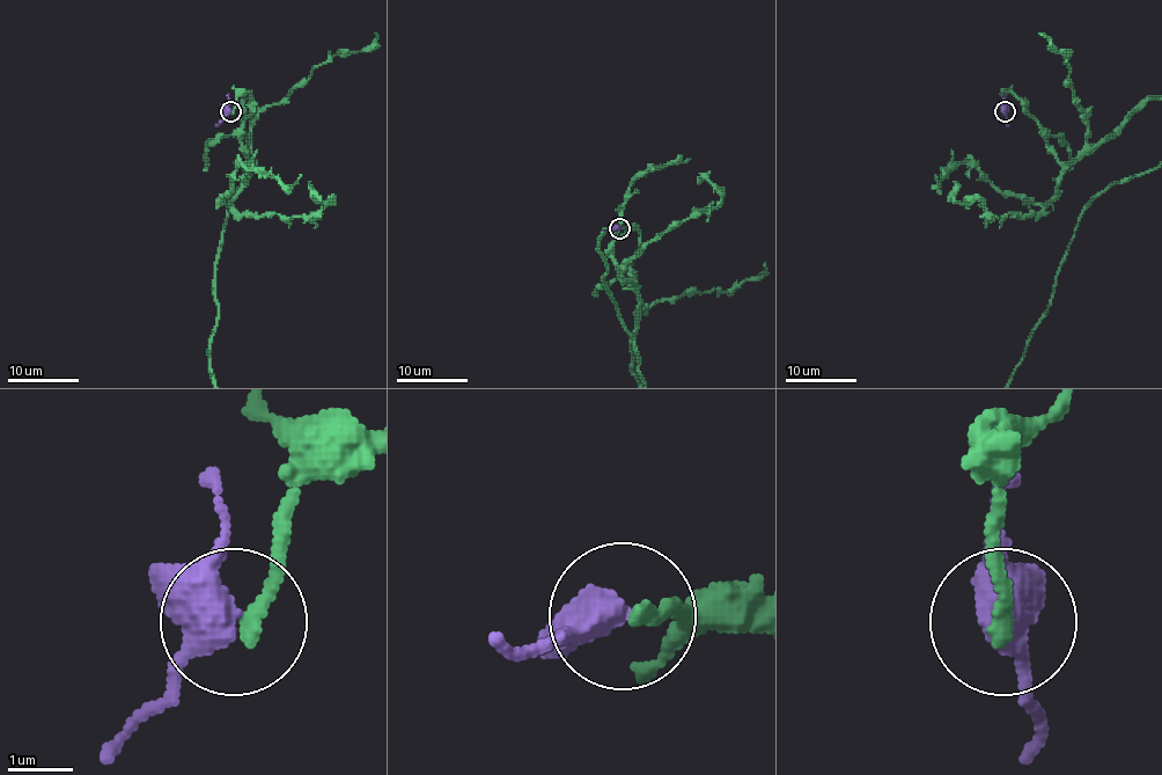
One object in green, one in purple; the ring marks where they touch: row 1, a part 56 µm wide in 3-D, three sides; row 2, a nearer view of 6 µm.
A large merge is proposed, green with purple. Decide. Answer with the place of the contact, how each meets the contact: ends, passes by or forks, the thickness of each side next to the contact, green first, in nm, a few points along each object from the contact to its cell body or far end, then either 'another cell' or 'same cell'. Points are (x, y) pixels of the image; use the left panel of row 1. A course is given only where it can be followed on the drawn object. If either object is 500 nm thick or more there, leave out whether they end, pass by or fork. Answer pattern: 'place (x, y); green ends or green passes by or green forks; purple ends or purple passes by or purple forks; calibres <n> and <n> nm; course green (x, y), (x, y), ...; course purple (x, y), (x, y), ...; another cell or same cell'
place (230, 111); green ends; purple forks; calibres 240 and 360 nm; course green (232, 111), (251, 94), (241, 150), (248, 162), (254, 100), (257, 163), (230, 199), (215, 263); course purple (230, 111), (226, 96); same cell

